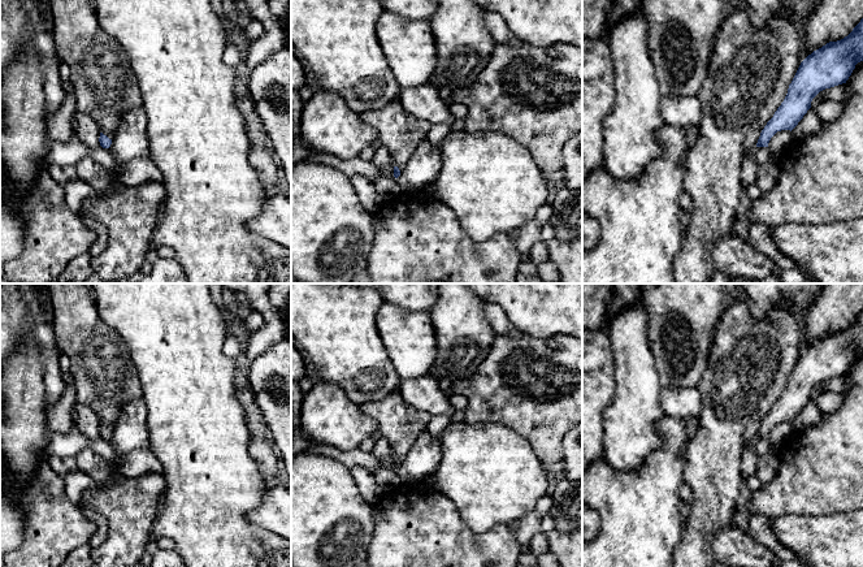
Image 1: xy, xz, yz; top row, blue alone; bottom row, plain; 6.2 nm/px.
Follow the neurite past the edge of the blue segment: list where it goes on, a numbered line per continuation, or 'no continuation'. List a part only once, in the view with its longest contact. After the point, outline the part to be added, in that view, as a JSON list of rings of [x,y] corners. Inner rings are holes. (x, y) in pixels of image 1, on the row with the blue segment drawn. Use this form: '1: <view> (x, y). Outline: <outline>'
1: xz (356, 165). Outline: [[[312,151],[305,161],[331,166],[334,169],[341,170],[347,177],[360,174],[376,185],[377,185],[378,178],[382,176],[395,178],[394,177],[395,165],[391,165],[391,168],[385,174],[382,174],[378,166],[376,166],[370,161],[364,161],[360,157],[355,157],[355,159],[350,159],[350,160],[341,160],[328,152]]]

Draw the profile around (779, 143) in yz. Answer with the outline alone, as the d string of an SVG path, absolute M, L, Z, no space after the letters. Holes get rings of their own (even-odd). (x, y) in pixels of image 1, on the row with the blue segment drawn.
M790 130L777 131L769 140L768 148L775 157L780 157L792 144L793 135Z

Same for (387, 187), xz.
M383 176L377 181L377 190L382 200L393 199L403 194L395 178Z

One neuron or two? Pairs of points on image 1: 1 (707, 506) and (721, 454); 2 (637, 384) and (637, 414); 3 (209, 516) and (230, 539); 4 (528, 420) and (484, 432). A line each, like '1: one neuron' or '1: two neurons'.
1: one neuron
2: one neuron
3: one neuron
4: two neurons

